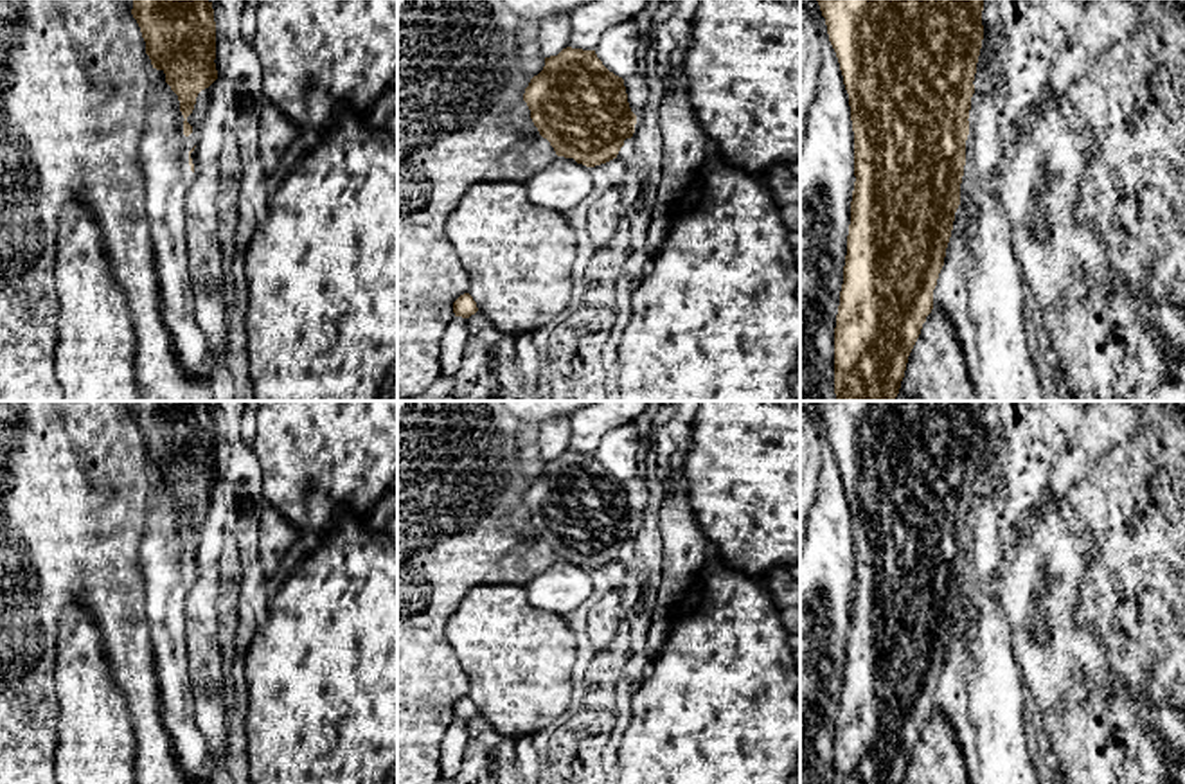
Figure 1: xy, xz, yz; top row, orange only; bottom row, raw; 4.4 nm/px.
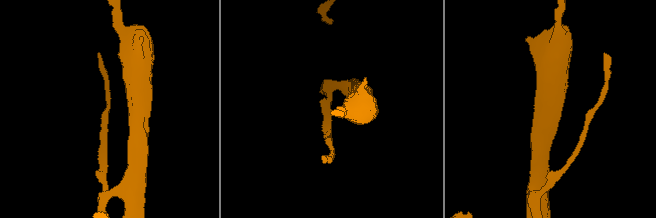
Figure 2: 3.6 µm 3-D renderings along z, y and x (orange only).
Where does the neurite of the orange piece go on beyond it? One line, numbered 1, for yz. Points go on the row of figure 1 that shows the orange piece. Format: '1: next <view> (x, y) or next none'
1: next none

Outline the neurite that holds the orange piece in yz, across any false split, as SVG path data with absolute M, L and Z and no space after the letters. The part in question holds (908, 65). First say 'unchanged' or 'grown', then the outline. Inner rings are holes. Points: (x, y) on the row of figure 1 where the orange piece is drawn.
unchanged; M816 0L849 94L854 191L834 327L836 401L895 401L908 356L933 309L966 165L969 110L984 40L984 0Z

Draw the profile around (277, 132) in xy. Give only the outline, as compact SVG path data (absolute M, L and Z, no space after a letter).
M266 102L261 106L259 156L264 176L272 174L282 155L290 149L300 129L277 106Z

